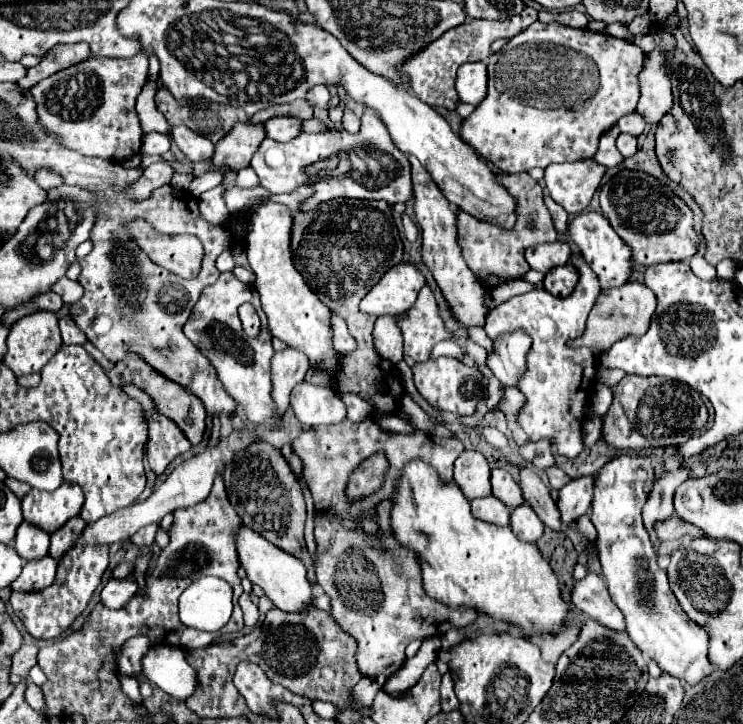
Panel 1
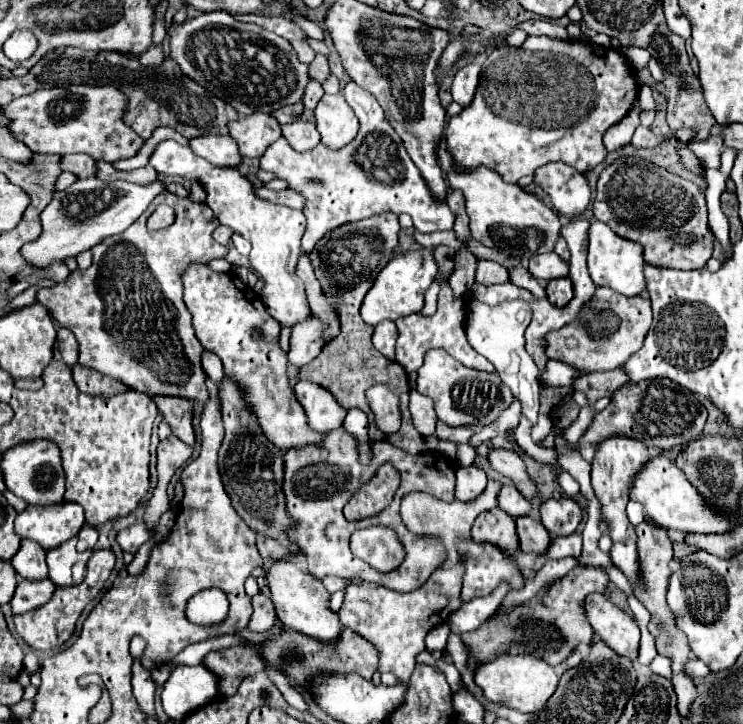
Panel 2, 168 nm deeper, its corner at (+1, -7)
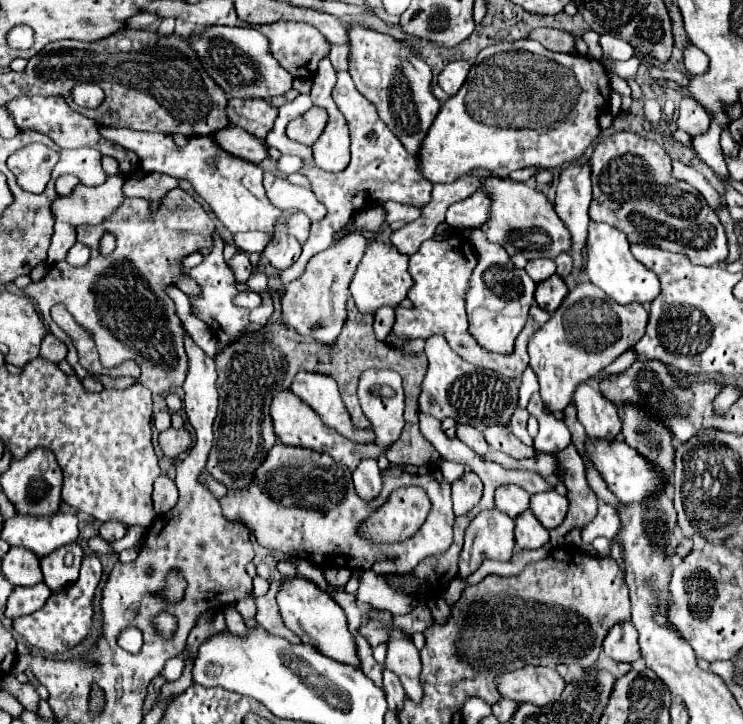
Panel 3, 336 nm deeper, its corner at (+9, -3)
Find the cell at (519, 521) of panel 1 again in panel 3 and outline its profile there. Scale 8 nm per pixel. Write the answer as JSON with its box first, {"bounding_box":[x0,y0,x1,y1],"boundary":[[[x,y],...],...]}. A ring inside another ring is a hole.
{"bounding_box":[516,510,548,550],"boundary":[[[526,510],[516,518],[516,544],[524,550],[540,548],[548,542],[548,530],[536,520],[536,516]]]}

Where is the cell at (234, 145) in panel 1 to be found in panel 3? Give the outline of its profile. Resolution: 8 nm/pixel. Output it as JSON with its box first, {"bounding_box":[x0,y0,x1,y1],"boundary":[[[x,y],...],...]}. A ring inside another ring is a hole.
{"bounding_box":[226,98,278,138],"boundary":[[[230,98],[226,112],[232,124],[244,128],[246,132],[258,138],[266,138],[278,116],[278,108],[274,108],[268,100],[262,98],[254,98],[254,100]]]}

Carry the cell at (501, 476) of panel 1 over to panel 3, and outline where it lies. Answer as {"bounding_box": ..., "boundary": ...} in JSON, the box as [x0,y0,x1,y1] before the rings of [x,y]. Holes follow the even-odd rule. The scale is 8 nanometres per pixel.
{"bounding_box":[496,484,530,518],"boundary":[[[506,484],[496,490],[496,508],[508,514],[510,518],[516,518],[524,510],[528,510],[528,500],[530,496],[520,486],[514,484]]]}

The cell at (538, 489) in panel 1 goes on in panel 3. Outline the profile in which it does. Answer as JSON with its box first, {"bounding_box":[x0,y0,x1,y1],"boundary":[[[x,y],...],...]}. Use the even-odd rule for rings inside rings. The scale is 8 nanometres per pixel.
{"bounding_box":[456,424,488,456],"boundary":[[[456,424],[456,438],[462,440],[464,444],[468,444],[480,456],[484,456],[488,452],[488,444],[486,444],[486,440],[484,440],[484,436],[482,436],[482,432],[478,428]]]}

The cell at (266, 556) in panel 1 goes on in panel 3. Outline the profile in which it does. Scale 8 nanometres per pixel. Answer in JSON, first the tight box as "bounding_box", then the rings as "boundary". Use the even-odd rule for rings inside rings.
{"bounding_box":[278,578,360,668],"boundary":[[[290,578],[282,584],[282,588],[278,592],[278,606],[280,606],[280,614],[284,618],[284,624],[292,632],[296,632],[304,644],[318,648],[324,656],[328,656],[332,660],[360,668],[360,658],[356,654],[356,642],[348,630],[346,614],[328,592],[320,590],[310,580]]]}

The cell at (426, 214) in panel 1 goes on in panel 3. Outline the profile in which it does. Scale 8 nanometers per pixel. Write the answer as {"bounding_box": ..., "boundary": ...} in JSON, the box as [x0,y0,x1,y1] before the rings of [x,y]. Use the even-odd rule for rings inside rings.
{"bounding_box":[350,24,440,154],"boundary":[[[358,24],[350,26],[350,54],[350,76],[358,92],[376,106],[378,116],[396,134],[404,148],[416,154],[440,110],[440,102],[430,90],[432,72],[428,64],[406,44]]]}

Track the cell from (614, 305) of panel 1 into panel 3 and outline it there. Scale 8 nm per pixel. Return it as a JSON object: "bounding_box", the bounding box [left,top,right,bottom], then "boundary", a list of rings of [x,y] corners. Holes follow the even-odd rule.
{"bounding_box":[530,280,648,412],"boundary":[[[588,280],[578,282],[548,324],[540,326],[530,340],[530,368],[534,370],[546,412],[564,410],[580,382],[598,376],[622,352],[630,350],[646,332],[648,312],[642,304],[614,304],[600,288]]]}

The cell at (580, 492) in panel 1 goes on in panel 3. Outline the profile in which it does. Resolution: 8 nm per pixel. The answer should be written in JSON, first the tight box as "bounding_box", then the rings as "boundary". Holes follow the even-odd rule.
{"bounding_box":[530,490,568,530],"boundary":[[[556,490],[540,492],[540,494],[530,496],[530,510],[540,520],[542,526],[552,530],[562,524],[564,516],[568,512],[568,500],[564,496],[560,496]]]}

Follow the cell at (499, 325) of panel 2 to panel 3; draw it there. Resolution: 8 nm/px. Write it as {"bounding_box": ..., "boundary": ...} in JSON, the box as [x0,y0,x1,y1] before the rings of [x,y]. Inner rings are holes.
{"bounding_box":[466,228,536,352],"boundary":[[[474,228],[470,234],[474,244],[478,266],[472,272],[472,284],[466,290],[466,314],[470,322],[470,334],[492,352],[512,352],[514,340],[526,324],[528,310],[534,300],[536,284],[526,274],[524,268],[514,268],[510,256],[502,244],[492,244],[486,240],[486,234],[480,228]]]}

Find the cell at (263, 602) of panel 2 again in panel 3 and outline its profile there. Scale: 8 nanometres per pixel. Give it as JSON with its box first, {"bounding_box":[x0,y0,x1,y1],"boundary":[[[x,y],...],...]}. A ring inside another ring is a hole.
{"bounding_box":[256,580,300,642],"boundary":[[[272,580],[270,582],[270,590],[266,596],[262,598],[256,598],[256,604],[258,604],[258,614],[256,614],[256,622],[266,628],[268,632],[274,632],[278,636],[286,636],[286,640],[290,642],[300,642],[298,636],[294,636],[292,630],[286,628],[282,616],[280,616],[280,610],[278,610],[278,602],[276,602],[276,594],[278,590],[282,588],[282,580]]]}

